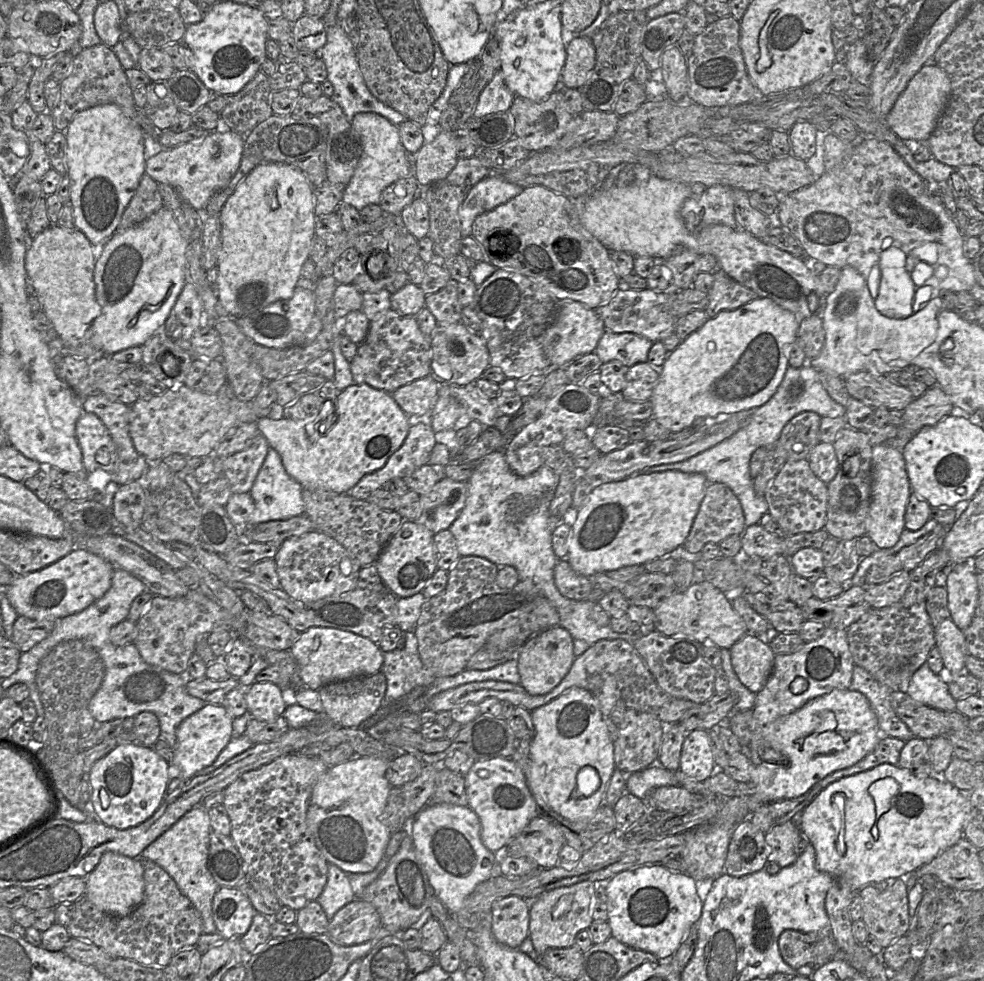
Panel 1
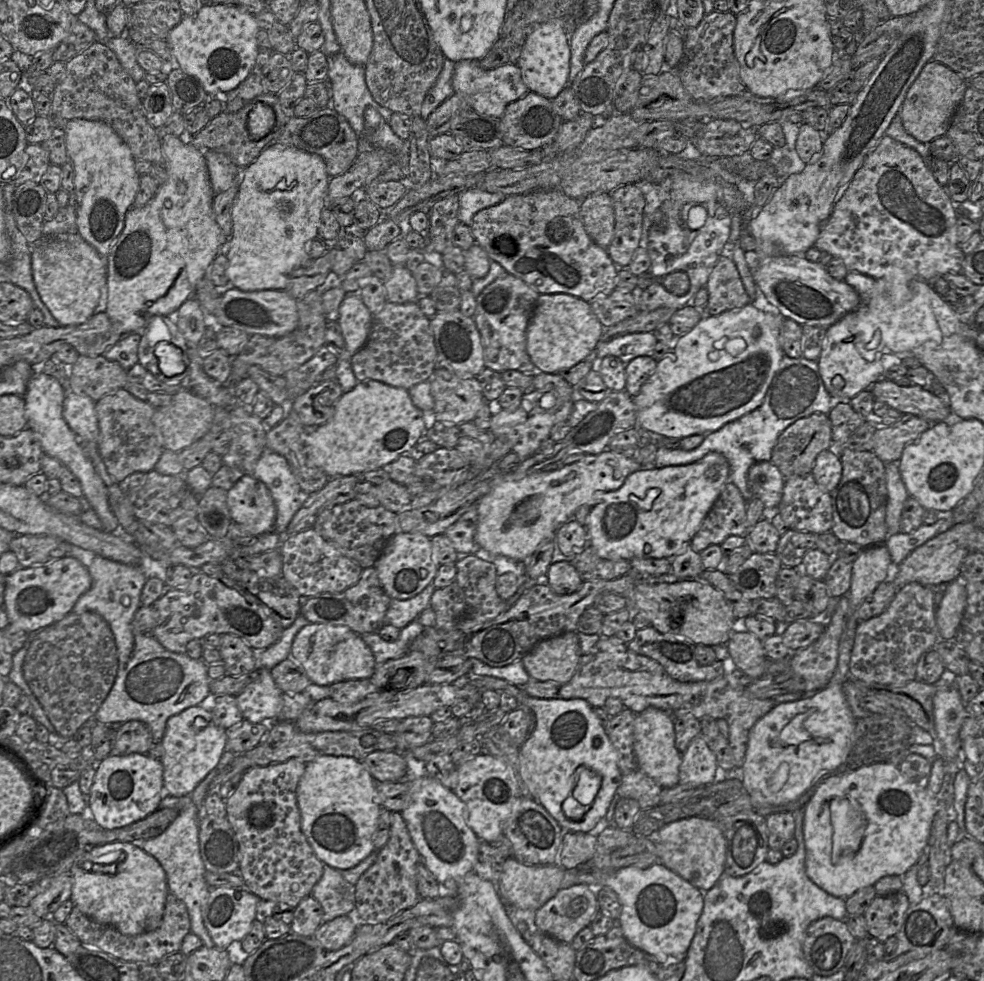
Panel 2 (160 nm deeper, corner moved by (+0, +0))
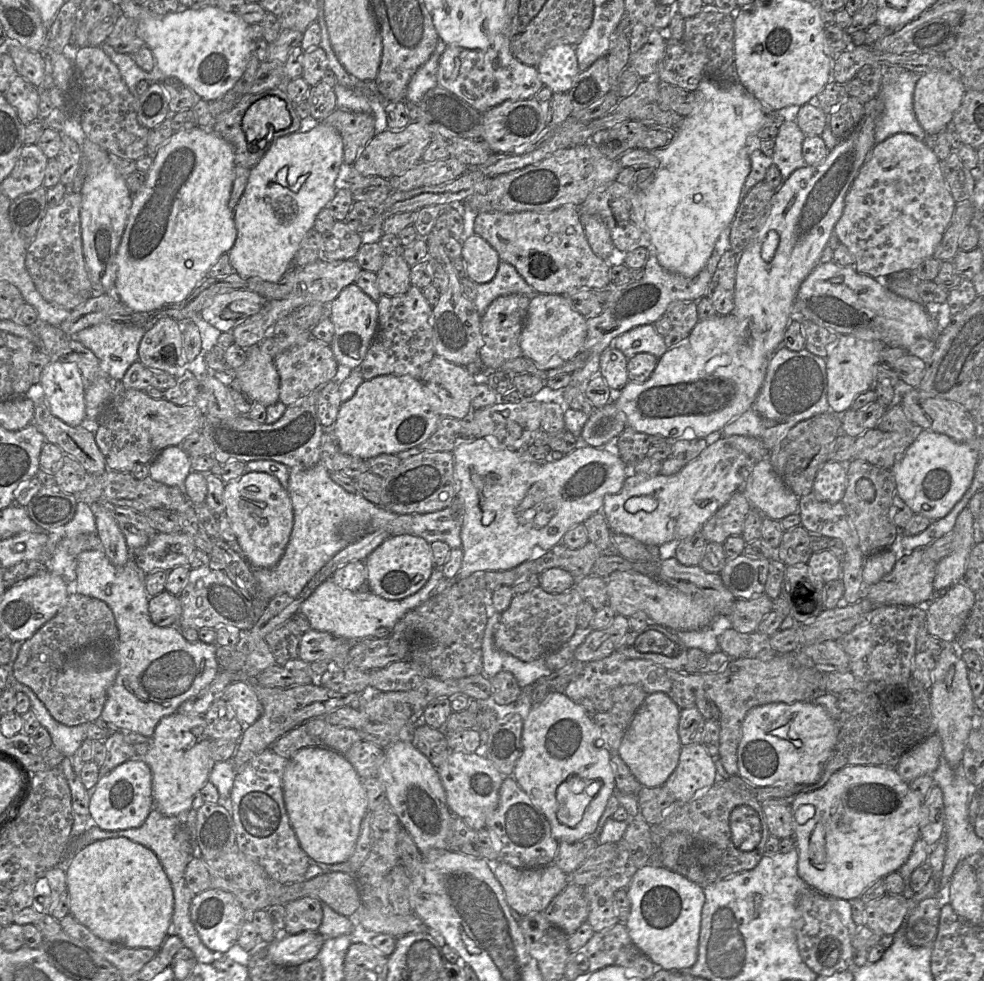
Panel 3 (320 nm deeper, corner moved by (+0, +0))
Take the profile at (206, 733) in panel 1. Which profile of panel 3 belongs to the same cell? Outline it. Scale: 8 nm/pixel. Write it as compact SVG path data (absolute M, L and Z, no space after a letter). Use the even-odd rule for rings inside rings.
M179 712L163 717L155 727L144 762L152 773L154 809L166 816L183 816L191 808L216 763L210 754L211 739L204 716L188 716Z

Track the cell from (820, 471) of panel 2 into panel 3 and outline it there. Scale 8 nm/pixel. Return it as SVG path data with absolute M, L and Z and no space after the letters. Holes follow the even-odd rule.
M828 460L818 470L813 481L813 493L817 499L829 503L842 500L847 485L846 466Z

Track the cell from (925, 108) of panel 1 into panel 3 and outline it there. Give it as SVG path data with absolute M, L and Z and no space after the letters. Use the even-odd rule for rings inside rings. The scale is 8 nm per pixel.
M955 72L922 74L913 92L913 110L927 134L937 135L951 125L966 89Z

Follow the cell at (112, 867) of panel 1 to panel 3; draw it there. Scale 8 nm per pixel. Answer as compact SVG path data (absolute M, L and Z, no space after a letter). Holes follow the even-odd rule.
M124 837L96 841L72 858L66 873L66 882L70 913L97 937L128 948L159 950L169 935L174 893L161 862L149 848Z

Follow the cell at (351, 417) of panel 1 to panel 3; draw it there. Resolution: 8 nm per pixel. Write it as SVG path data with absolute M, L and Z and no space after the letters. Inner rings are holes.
M385 374L364 380L354 395L341 403L333 433L341 452L368 459L382 453L396 454L421 444L434 433L440 419L429 405L419 379Z

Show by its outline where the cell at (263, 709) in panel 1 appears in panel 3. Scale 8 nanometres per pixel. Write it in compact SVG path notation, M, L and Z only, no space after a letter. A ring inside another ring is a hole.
M249 681L232 682L225 689L222 698L232 706L243 726L253 724L263 712L263 706Z

